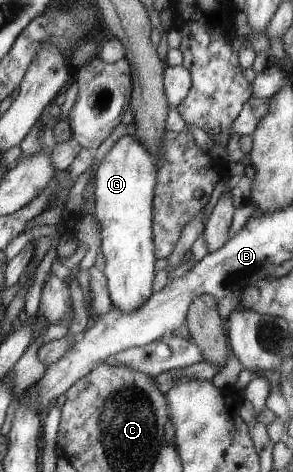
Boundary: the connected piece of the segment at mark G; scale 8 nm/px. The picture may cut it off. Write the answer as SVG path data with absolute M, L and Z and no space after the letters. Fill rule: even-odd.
M127 134L110 147L110 151L104 155L98 165L98 169L93 173L94 191L94 213L100 224L101 245L100 251L104 256L103 275L106 277L108 299L111 307L122 311L122 313L133 313L139 309L144 301L148 300L152 293L152 275L154 275L154 253L152 247L152 193L155 193L154 159L142 143L138 142L132 135Z

